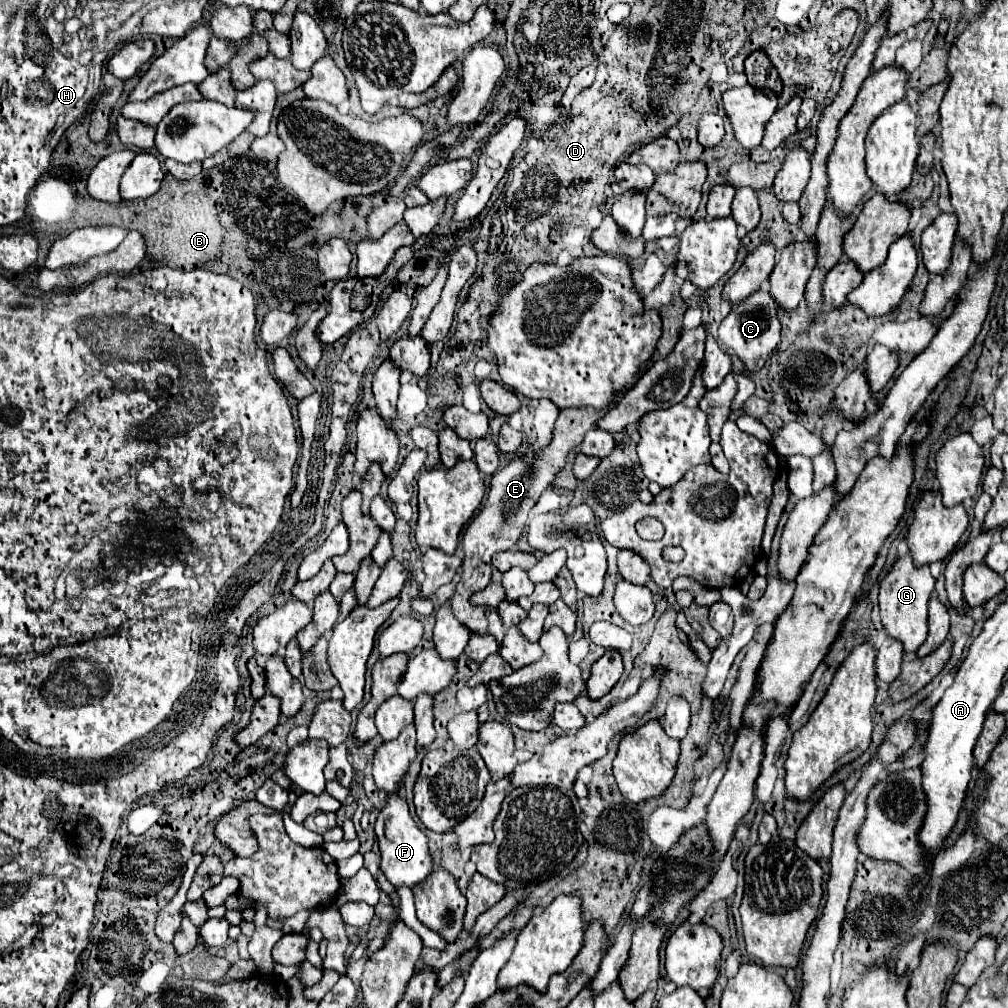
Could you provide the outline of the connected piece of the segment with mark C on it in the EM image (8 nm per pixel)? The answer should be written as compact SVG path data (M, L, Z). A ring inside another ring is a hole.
M760 289L746 301L734 305L718 329L718 341L734 349L748 371L760 371L764 367L764 361L776 351L780 343L780 321L776 317L776 309L778 305L770 297L770 293L766 289Z

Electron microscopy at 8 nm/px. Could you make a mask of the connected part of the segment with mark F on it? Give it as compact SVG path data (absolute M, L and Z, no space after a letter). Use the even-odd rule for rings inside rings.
M388 793L386 803L378 813L376 819L376 837L382 853L380 869L388 877L392 885L406 885L414 887L422 883L432 871L432 857L428 853L428 837L416 827L414 819L410 817L410 809L406 799L400 793Z

